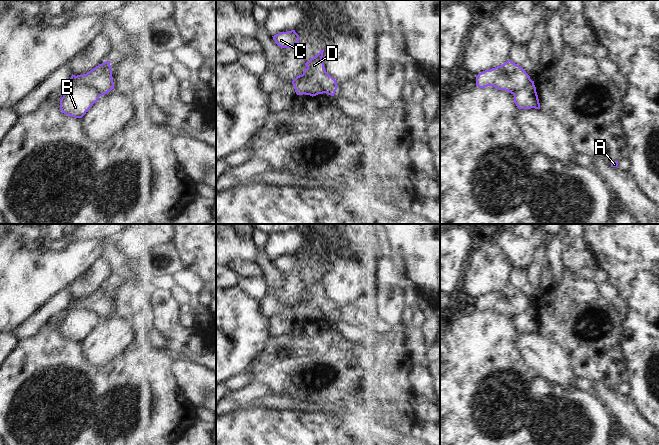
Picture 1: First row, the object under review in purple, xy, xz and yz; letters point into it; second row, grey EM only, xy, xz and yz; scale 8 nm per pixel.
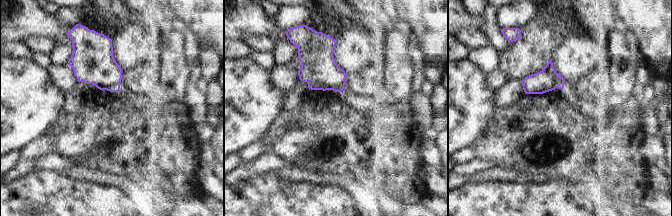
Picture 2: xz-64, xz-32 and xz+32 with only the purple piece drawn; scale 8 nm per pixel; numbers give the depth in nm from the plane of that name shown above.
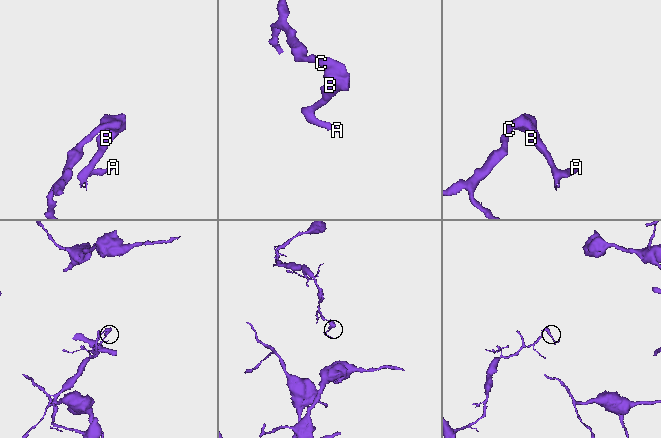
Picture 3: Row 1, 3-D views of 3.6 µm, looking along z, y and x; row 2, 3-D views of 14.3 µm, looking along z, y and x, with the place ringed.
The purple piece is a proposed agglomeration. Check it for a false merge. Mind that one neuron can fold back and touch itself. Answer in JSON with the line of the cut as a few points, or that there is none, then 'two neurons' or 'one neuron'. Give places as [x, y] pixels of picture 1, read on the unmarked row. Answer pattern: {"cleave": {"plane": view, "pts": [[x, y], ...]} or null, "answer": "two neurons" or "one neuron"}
{"cleave": {"plane": "xz", "pts": [[292, 306], [314, 305], [324, 316]]}, "answer": "two neurons"}

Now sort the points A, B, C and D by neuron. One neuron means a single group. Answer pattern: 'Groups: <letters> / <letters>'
Groups: A B / C D

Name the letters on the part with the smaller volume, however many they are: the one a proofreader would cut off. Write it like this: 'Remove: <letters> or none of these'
Remove: A, B

